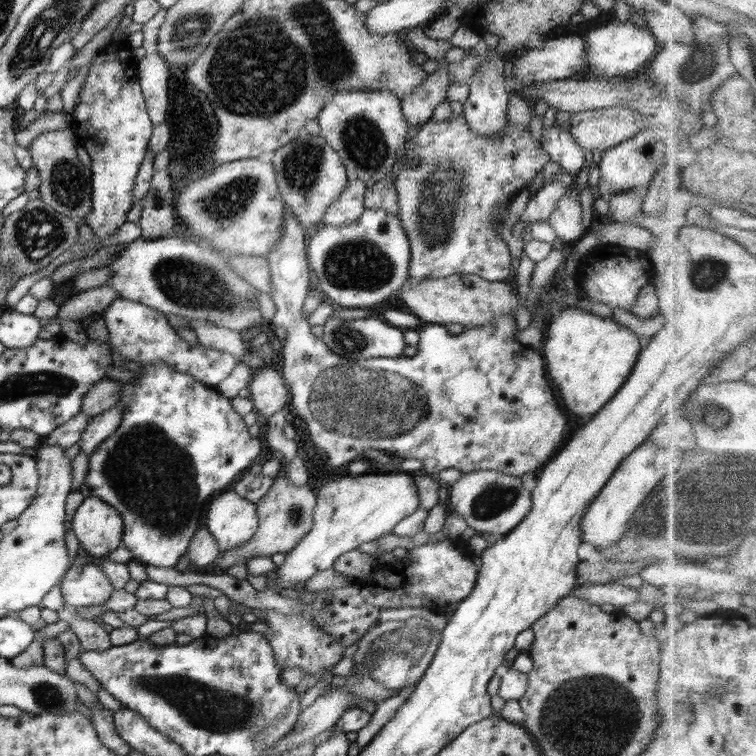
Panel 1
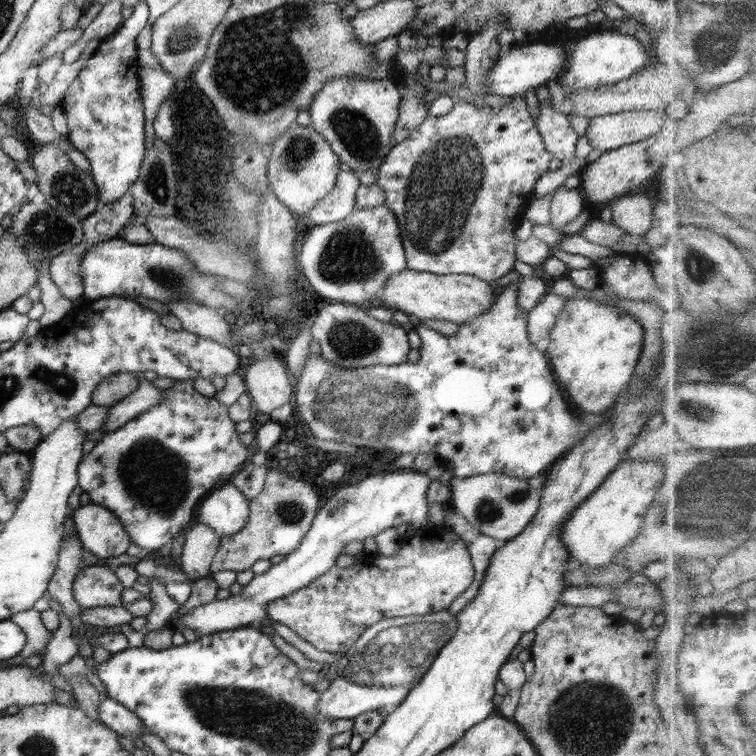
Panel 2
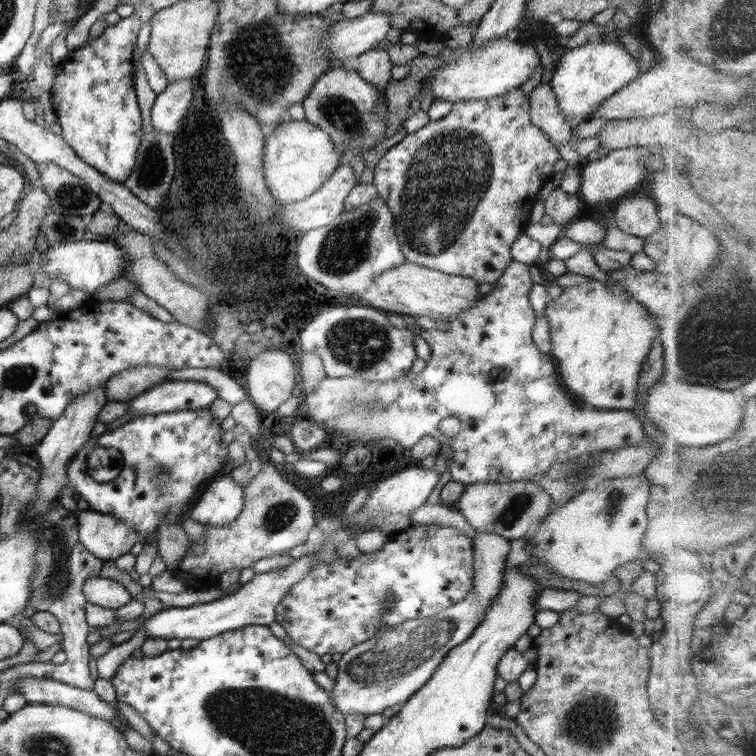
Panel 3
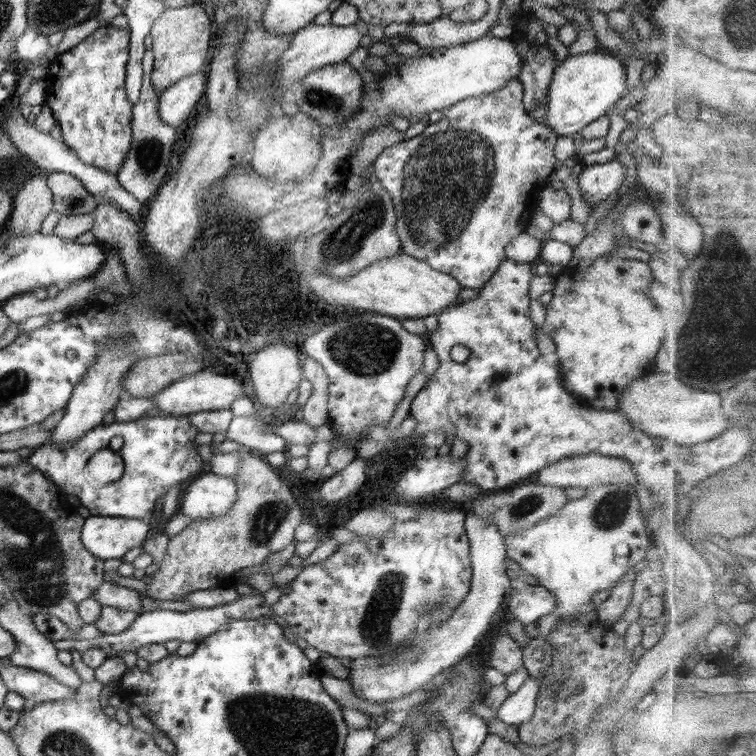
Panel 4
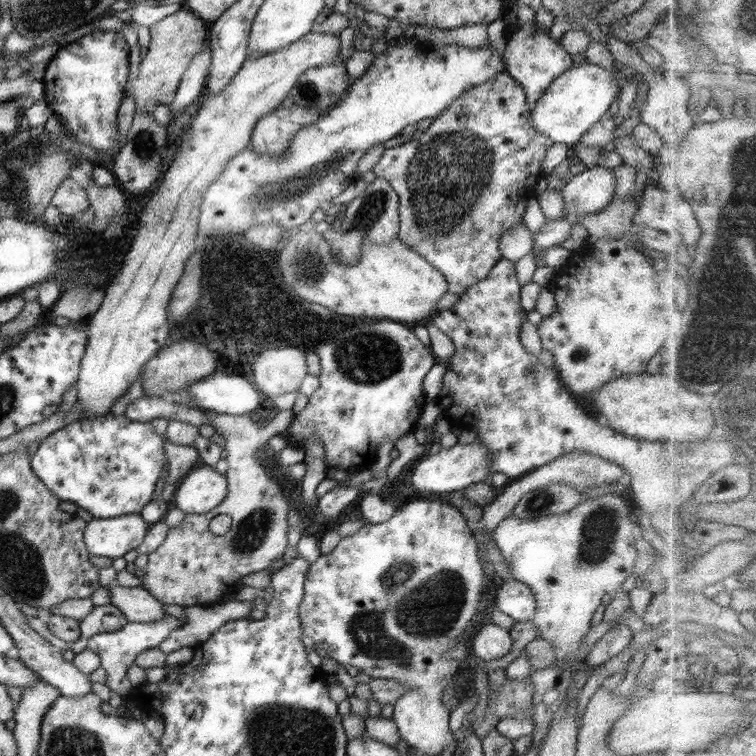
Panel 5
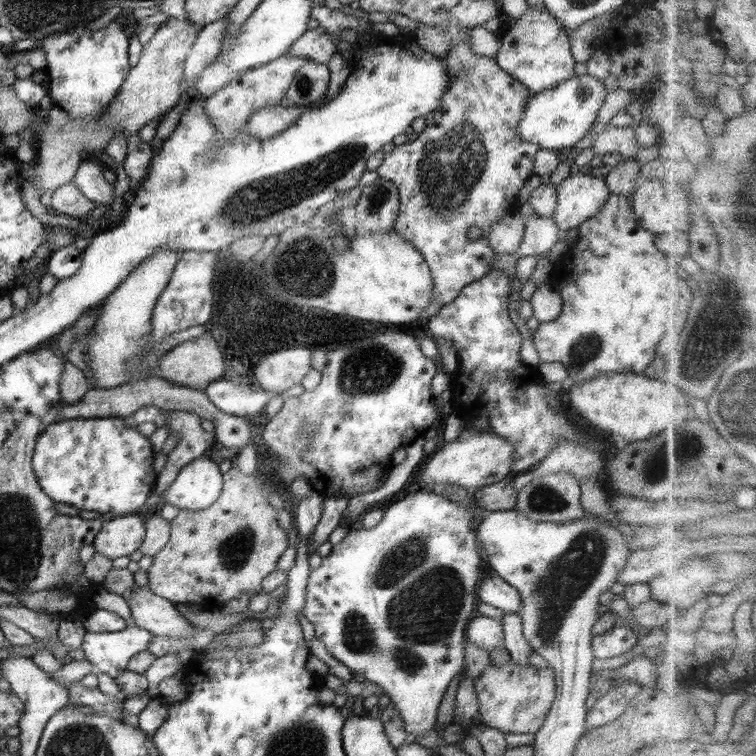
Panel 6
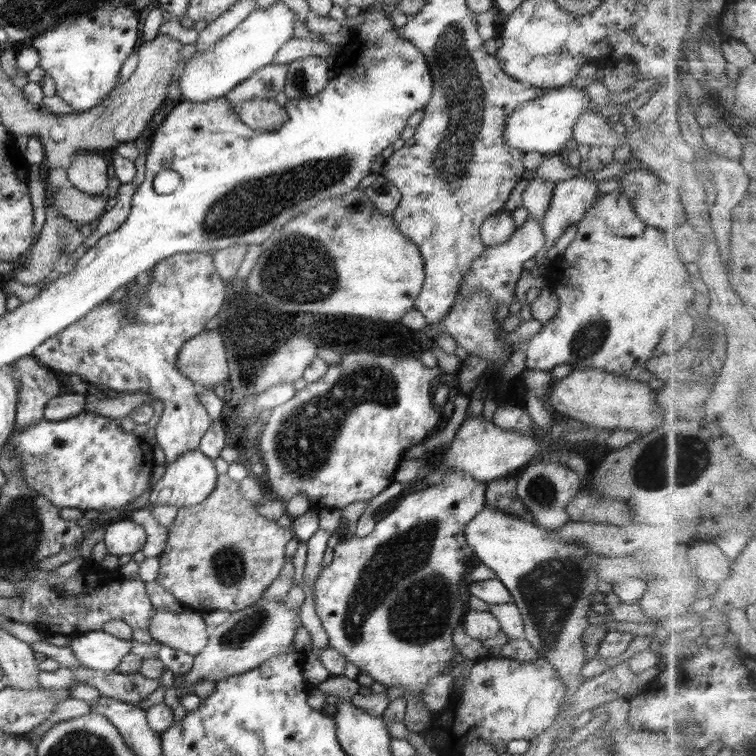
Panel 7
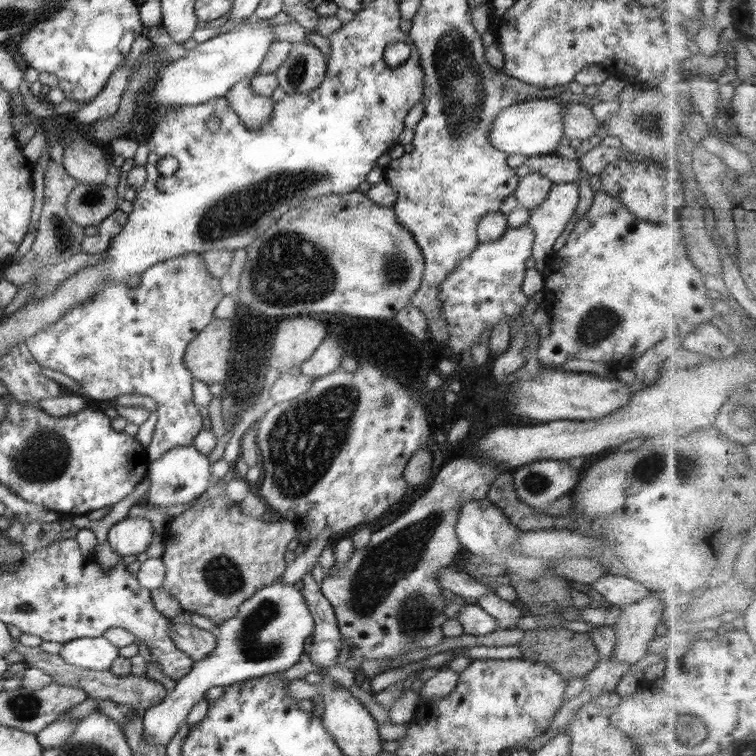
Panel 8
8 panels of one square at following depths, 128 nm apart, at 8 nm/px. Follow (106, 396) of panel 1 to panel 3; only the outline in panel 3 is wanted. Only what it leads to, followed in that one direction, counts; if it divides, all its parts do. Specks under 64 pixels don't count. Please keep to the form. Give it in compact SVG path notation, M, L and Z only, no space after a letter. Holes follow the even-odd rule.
M138 366L113 374L105 382L107 400L128 403L146 389L164 382L168 374L163 366Z

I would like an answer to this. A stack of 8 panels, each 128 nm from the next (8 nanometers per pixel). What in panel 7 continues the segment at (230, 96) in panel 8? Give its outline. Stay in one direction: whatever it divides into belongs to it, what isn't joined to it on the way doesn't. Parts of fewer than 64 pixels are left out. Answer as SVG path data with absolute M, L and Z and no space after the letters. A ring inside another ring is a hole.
M275 99L245 100L241 102L241 108L237 114L253 132L276 130L288 120L288 113L284 107L276 103Z

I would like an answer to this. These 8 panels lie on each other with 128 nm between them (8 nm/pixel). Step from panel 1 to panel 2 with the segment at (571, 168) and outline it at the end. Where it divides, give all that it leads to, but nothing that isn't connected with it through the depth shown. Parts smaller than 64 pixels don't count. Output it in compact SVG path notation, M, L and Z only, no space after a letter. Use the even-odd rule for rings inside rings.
M540 102L539 109L536 128L546 150L562 162L574 159L579 134L570 126L570 116L554 111L550 102Z

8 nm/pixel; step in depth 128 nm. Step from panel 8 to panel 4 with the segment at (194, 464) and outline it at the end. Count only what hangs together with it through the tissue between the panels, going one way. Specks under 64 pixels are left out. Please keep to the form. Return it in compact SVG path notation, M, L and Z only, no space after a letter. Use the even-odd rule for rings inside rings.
M206 470L184 486L179 512L191 520L224 517L234 507L236 493L233 477Z

